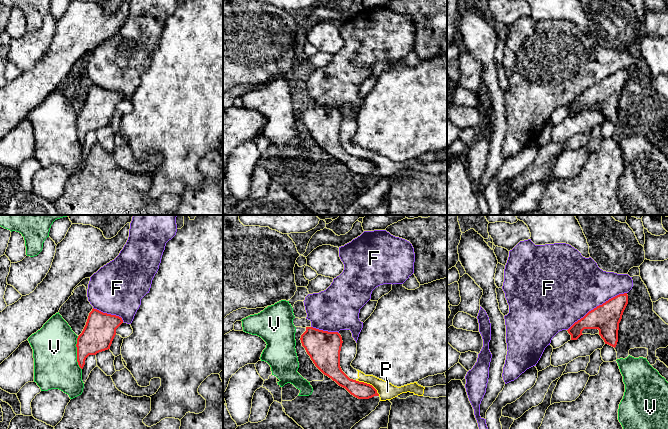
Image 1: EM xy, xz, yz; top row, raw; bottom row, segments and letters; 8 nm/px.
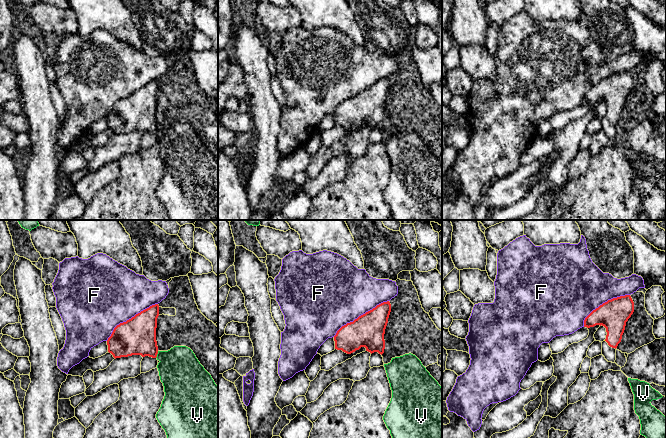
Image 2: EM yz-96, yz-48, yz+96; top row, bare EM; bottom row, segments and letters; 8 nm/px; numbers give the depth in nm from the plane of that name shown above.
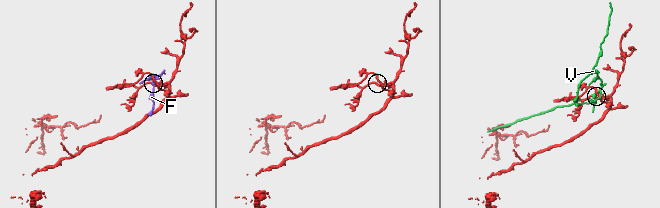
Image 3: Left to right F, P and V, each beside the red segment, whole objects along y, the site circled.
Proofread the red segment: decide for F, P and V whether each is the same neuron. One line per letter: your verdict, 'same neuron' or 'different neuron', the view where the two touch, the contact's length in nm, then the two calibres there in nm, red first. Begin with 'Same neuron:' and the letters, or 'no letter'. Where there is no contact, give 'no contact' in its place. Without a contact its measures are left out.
Same neuron: no letter
F: different neuron | yz | 550 nm | 220/480 nm
P: different neuron | xz | 240 nm | 140/140 nm
V: different neuron | xy | 280 nm | 260/360 nm

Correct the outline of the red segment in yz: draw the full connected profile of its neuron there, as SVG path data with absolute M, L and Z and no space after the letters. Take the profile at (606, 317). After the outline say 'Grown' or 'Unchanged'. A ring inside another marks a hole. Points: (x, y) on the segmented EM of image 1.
M624 293L589 311L567 330L571 340L577 340L583 335L584 329L598 329L605 344L615 348L618 342L619 323L627 304L628 295Z. Unchanged

